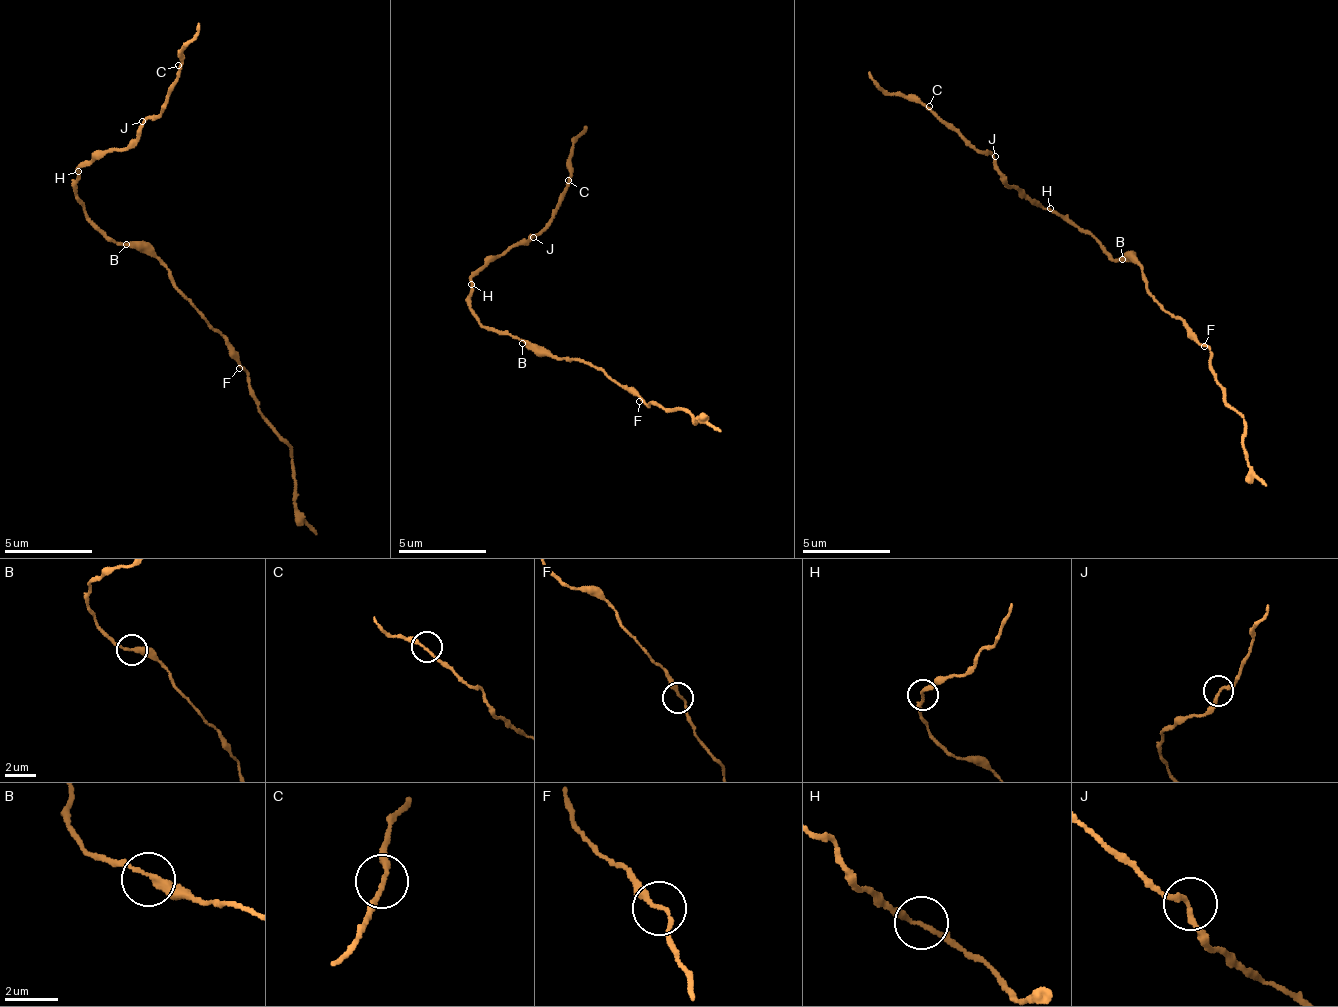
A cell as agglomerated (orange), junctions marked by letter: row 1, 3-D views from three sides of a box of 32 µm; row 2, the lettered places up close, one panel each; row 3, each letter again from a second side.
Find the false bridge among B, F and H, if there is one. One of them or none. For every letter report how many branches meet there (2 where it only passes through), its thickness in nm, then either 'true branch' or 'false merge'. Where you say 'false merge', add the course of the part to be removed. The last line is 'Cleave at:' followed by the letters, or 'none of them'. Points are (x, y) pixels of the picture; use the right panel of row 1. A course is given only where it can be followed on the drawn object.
B: 2 | 280 nm | true branch
F: 2 | 180 nm | true branch
H: 2 | 180 nm | false merge | (1051, 207), (1038, 206), (1008, 186), (990, 156), (921, 102), (885, 92), (868, 72)
Cleave at: H

